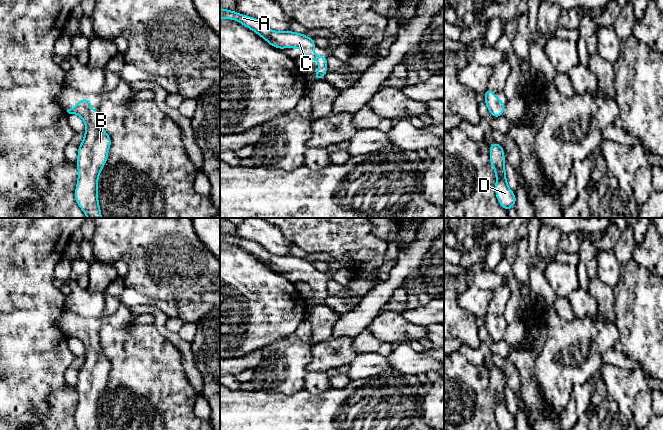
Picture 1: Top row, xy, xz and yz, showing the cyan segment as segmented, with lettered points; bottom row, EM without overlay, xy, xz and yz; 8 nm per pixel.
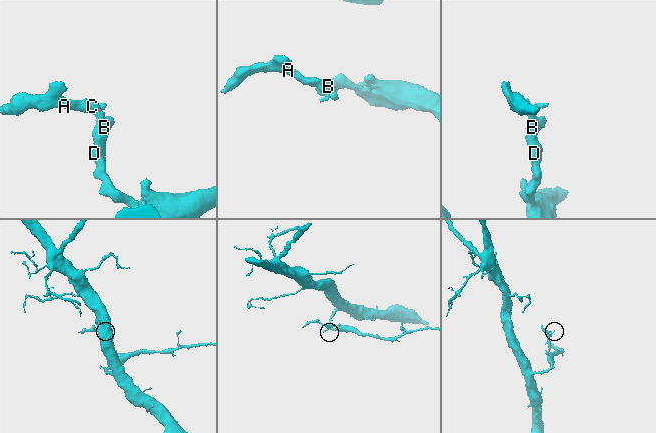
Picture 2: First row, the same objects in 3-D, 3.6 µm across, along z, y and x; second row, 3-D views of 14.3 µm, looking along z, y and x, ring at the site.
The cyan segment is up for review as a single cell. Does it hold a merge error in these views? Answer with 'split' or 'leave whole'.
leave whole

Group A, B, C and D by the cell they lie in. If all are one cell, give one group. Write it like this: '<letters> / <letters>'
A B C D

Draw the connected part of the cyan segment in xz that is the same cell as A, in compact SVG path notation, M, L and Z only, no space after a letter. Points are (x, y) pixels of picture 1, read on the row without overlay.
M220 232L220 243L232 243L239 245L242 249L248 251L250 254L255 255L259 260L265 263L270 269L282 272L300 272L303 274L304 280L309 284L316 284L319 286L319 294L314 297L313 302L323 303L327 295L327 280L317 280L314 278L316 271L312 262L307 259L299 258L297 256L277 256L269 253L260 244L239 238L235 235L225 234Z

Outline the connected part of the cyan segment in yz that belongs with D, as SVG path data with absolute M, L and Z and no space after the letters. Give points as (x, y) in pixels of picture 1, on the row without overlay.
M494 366L489 371L491 389L496 397L496 421L499 424L500 430L515 430L516 417L510 414L506 404L503 370Z

